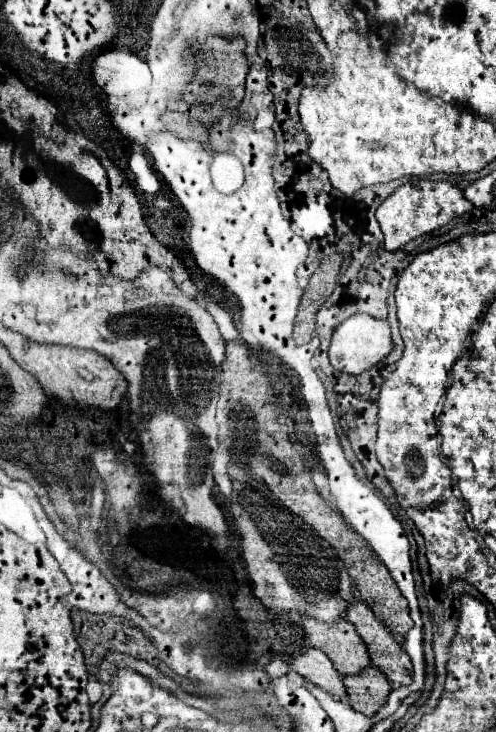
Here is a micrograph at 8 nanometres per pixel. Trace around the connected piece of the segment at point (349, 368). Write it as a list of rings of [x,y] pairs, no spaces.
[[[355,314],[347,318],[333,334],[333,342],[329,348],[329,358],[333,368],[347,374],[361,374],[363,370],[375,366],[391,352],[391,330],[387,320],[375,320],[367,314]]]

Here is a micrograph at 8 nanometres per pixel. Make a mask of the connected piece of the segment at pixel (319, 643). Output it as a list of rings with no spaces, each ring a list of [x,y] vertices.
[[[303,616],[303,630],[311,646],[323,650],[341,676],[357,674],[369,666],[367,646],[345,616],[333,624]]]

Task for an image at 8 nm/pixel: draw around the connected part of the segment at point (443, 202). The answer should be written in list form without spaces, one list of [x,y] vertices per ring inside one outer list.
[[[421,180],[417,188],[411,184],[403,184],[393,194],[389,194],[377,208],[377,222],[381,224],[381,230],[385,234],[385,250],[395,252],[407,242],[429,234],[449,224],[455,216],[463,216],[471,210],[473,206],[469,200],[465,200],[463,192],[445,180]]]

